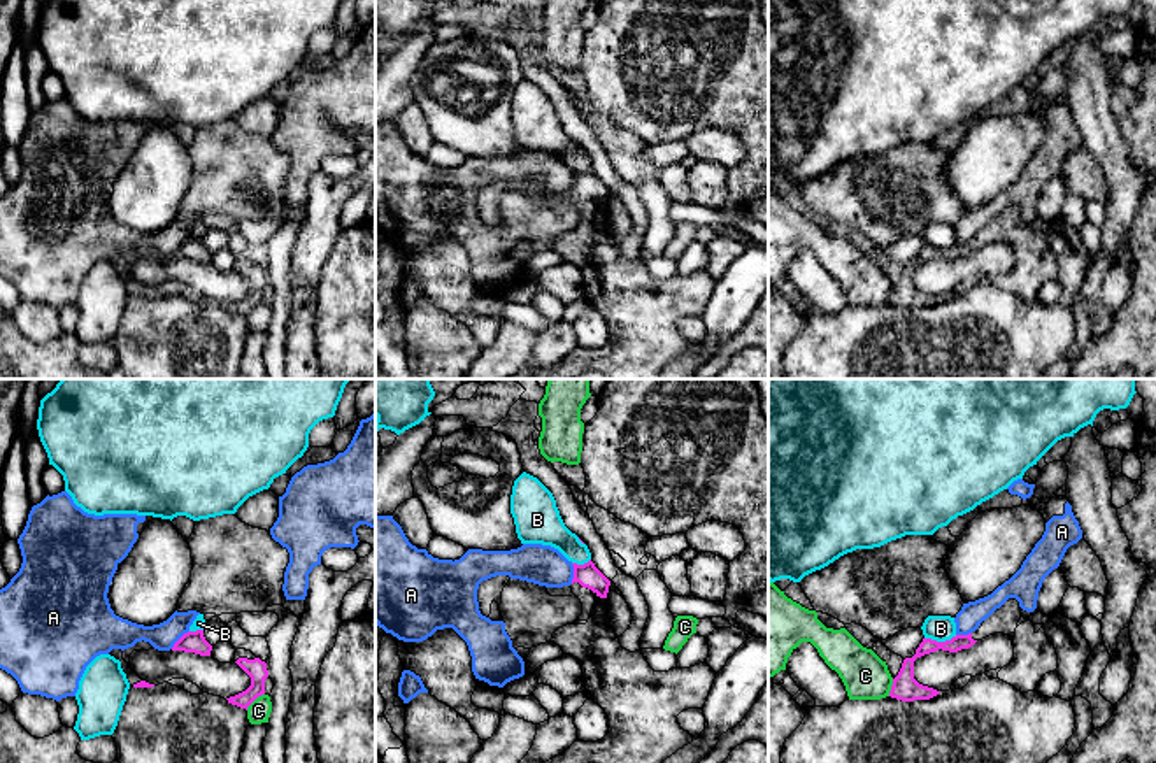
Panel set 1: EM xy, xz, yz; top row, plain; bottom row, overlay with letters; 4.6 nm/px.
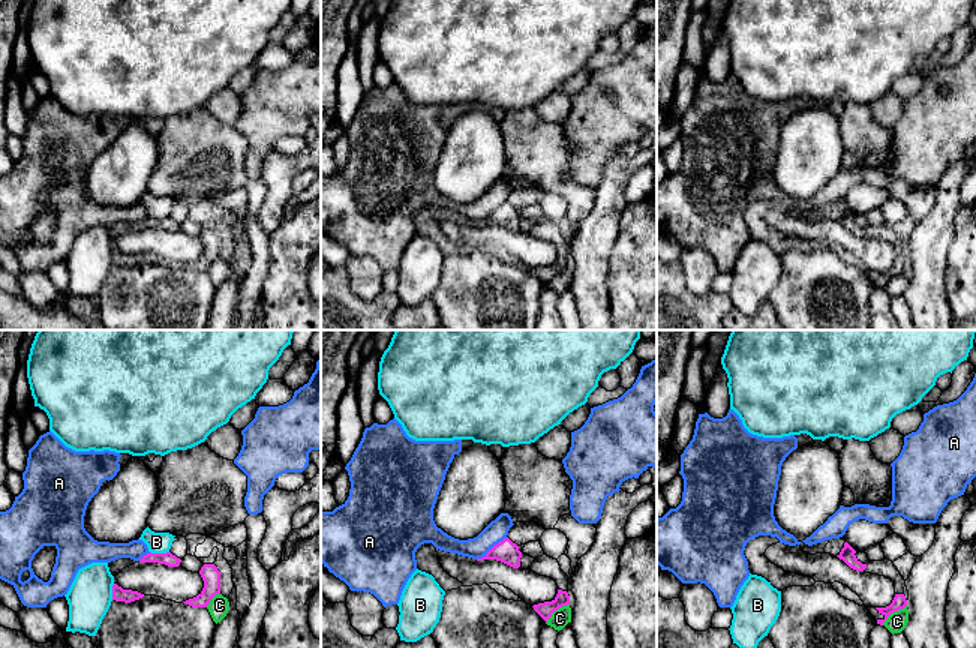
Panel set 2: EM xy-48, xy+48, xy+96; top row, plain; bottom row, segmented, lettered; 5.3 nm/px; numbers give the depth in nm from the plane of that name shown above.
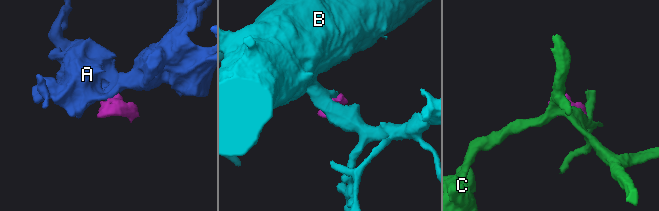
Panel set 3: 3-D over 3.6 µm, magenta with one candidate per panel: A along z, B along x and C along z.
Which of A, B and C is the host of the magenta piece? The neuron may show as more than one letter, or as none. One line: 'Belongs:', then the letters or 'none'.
Belongs: none

